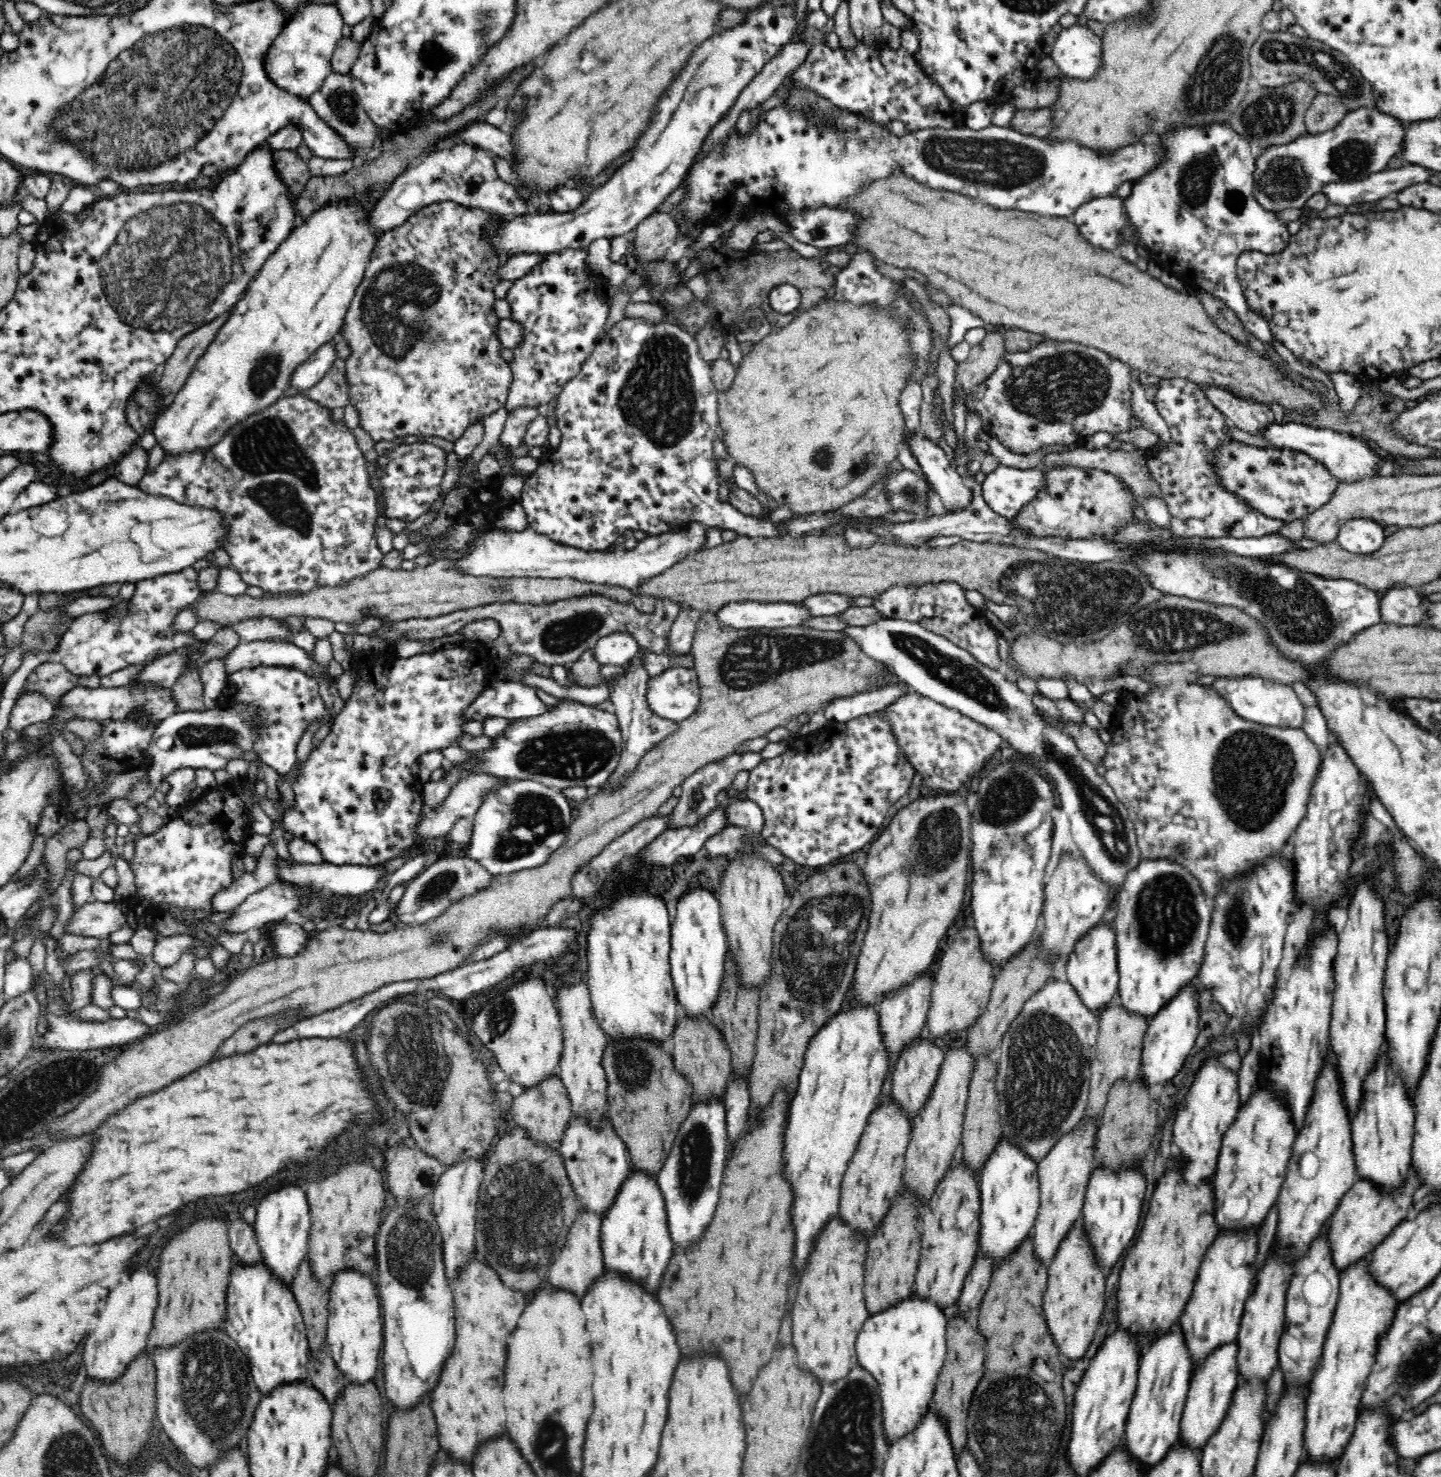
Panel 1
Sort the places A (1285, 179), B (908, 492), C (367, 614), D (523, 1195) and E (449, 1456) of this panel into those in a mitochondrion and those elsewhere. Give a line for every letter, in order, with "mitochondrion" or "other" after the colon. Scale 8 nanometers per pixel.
A: mitochondrion
B: mitochondrion
C: other
D: mitochondrion
E: other

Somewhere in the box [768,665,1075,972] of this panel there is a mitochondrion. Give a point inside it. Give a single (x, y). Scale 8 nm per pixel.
(1010, 797)

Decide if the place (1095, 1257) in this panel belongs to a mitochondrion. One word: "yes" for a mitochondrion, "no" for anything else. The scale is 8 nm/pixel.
no

